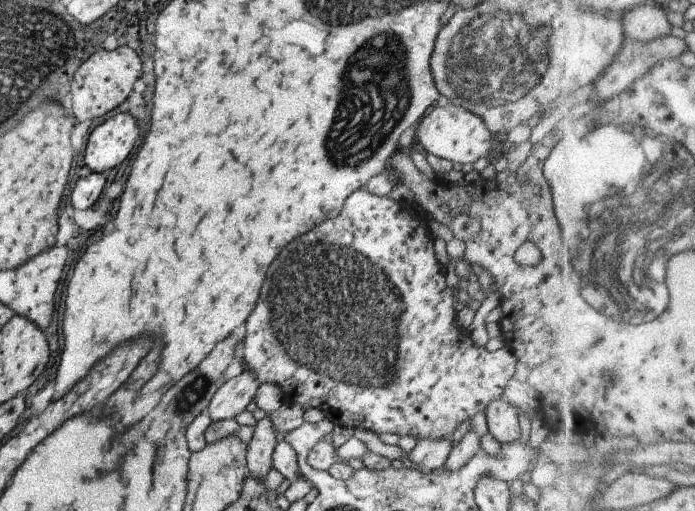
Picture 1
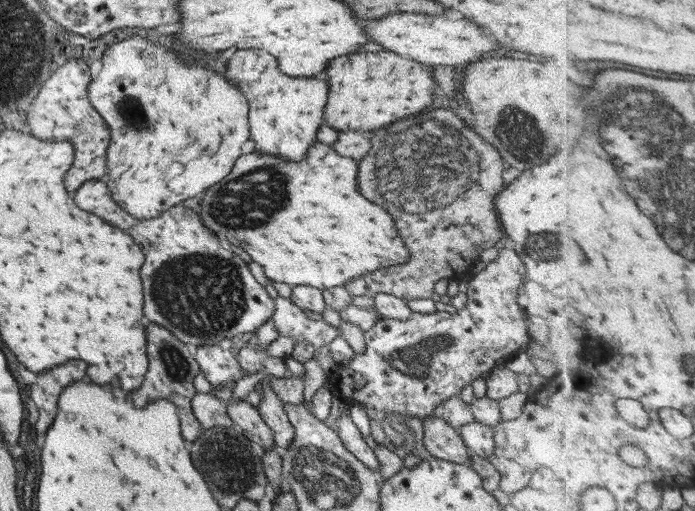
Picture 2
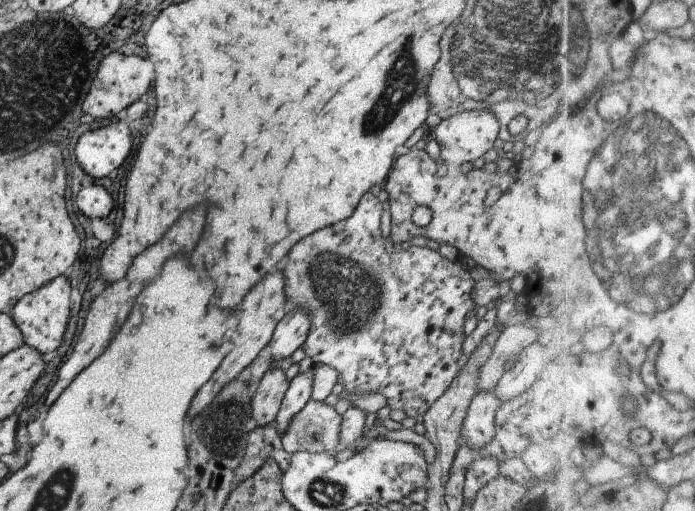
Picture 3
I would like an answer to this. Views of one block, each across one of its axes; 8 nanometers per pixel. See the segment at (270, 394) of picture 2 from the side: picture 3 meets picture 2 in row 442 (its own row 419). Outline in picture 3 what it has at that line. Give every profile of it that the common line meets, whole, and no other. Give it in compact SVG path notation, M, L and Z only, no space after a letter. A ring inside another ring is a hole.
M313 364L305 372L299 372L289 382L288 390L284 393L280 410L274 420L274 425L277 426L281 436L289 425L290 419L294 418L311 399L313 376L318 367L320 367L320 364Z

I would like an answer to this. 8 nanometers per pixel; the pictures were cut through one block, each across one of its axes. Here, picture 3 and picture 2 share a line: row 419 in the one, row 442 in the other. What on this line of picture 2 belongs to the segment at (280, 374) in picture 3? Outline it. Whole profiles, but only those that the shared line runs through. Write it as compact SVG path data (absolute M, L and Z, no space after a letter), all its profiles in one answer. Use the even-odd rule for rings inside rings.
M248 402L230 403L227 409L230 419L236 427L252 442L259 444L263 450L270 450L275 446L272 430L261 418L259 410Z

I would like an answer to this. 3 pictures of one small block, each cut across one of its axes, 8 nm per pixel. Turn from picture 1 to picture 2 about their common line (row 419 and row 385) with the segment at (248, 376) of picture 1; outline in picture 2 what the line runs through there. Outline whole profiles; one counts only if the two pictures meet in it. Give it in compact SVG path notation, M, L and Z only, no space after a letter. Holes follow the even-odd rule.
M204 344L194 348L192 352L211 388L228 386L243 377L238 359L230 351L222 350L219 344Z

